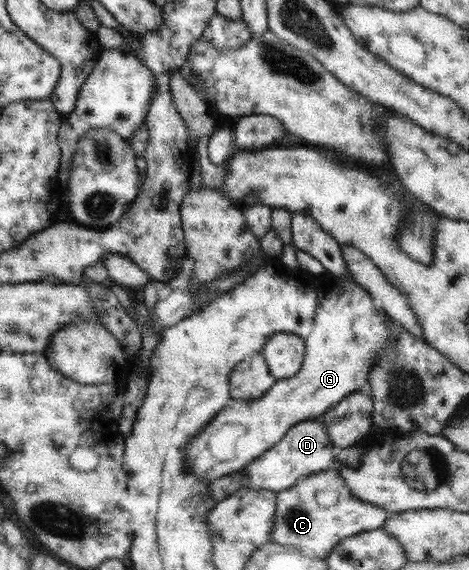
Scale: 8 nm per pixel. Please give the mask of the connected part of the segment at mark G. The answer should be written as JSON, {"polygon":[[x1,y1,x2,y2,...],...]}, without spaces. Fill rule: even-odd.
{"polygon":[[324,275,317,281,317,286,320,303,316,308,312,331,304,338,305,354,301,368,291,378,276,379,274,385,255,400,230,398,216,417,212,418,202,431,186,444,187,455,183,456,185,470,197,480,209,484,221,476,243,470,273,445,278,444,293,425,314,420,348,394,361,390,367,384,370,366,401,326,385,311,377,308,371,295,355,281]]}

